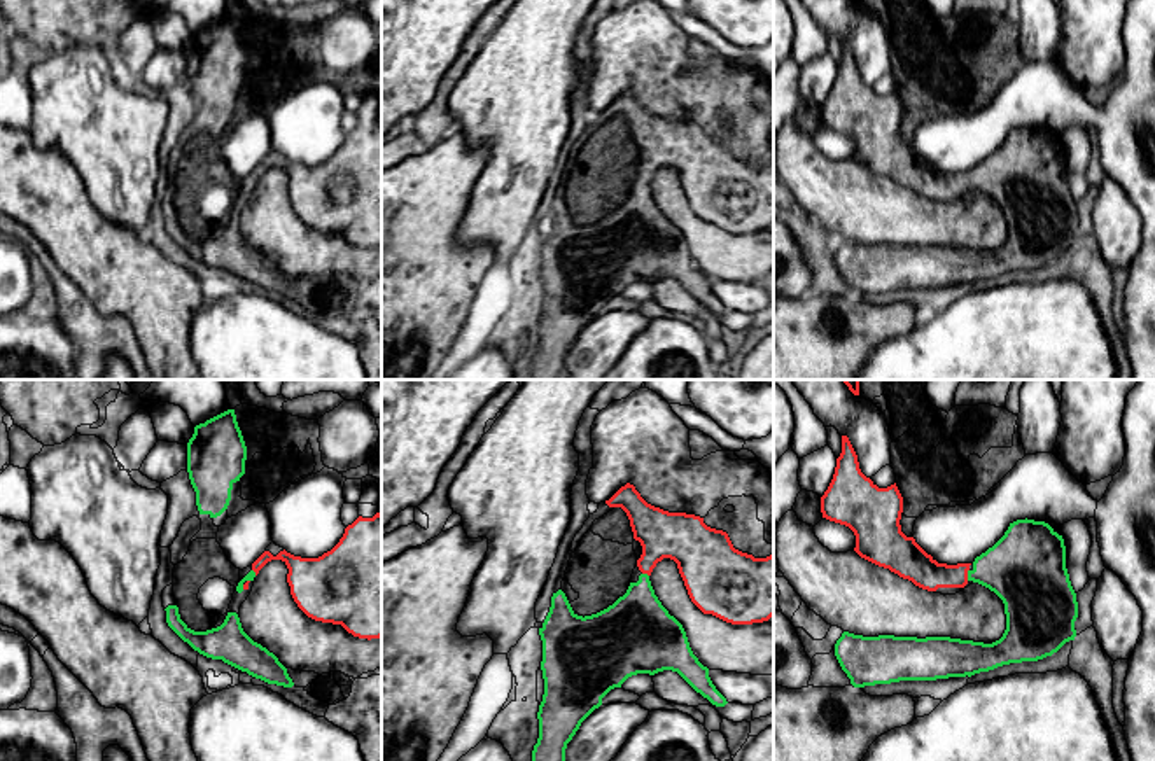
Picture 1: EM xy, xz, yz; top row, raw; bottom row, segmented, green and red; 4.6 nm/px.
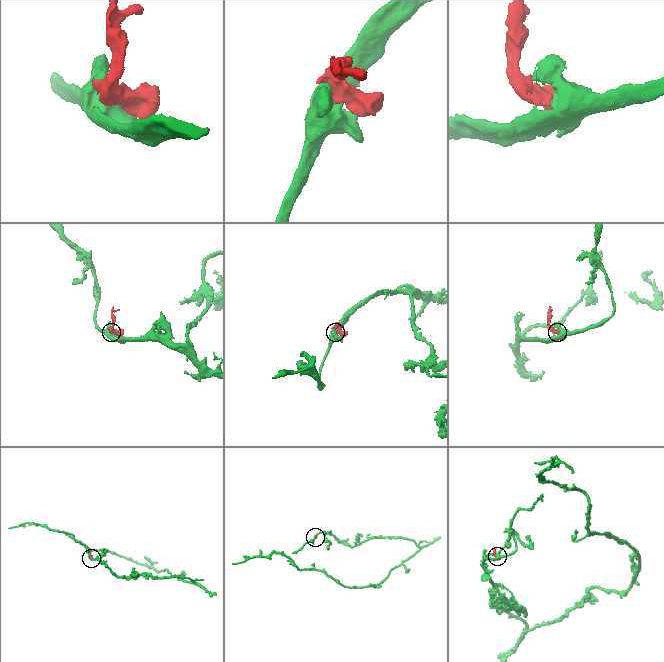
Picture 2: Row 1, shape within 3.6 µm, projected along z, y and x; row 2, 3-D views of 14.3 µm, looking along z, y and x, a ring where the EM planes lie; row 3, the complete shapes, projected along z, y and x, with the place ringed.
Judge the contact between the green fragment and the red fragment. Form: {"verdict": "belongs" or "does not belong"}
{"verdict": "belongs"}

